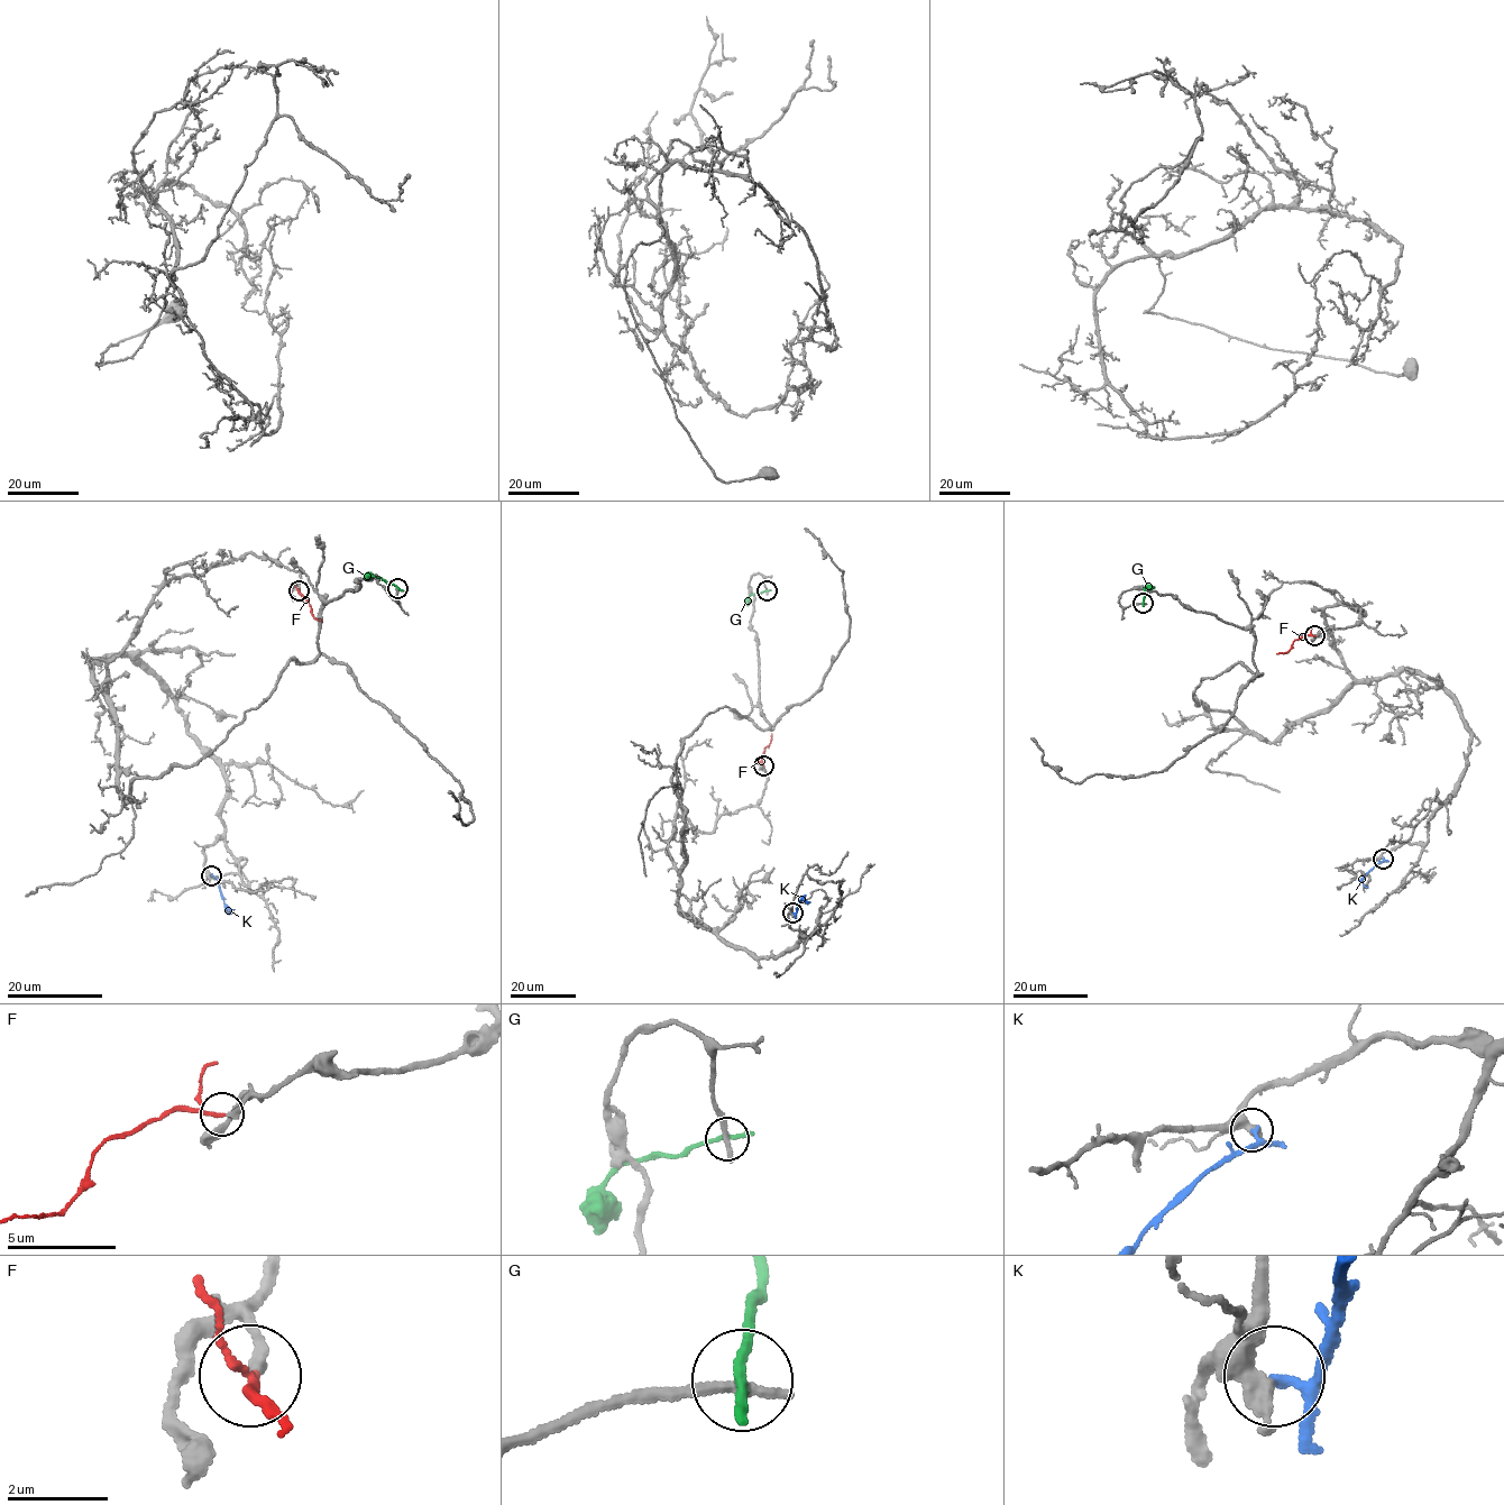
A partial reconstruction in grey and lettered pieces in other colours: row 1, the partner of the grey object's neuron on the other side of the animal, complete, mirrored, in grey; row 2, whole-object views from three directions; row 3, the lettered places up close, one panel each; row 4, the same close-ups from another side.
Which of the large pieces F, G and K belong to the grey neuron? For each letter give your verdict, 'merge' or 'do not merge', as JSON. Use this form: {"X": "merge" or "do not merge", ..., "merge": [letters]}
{"F": "merge", "G": "do not merge", "K": "do not merge", "merge": ["F"]}

